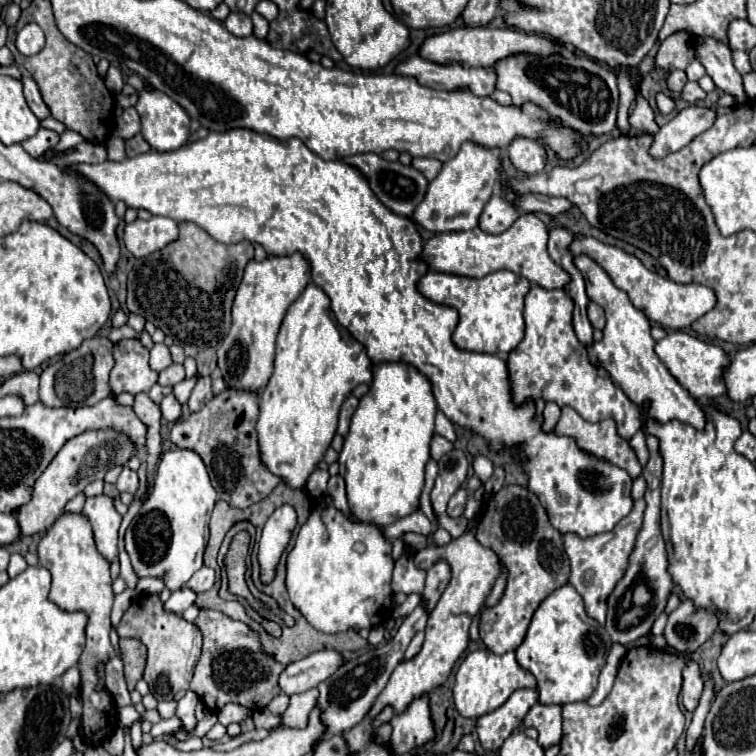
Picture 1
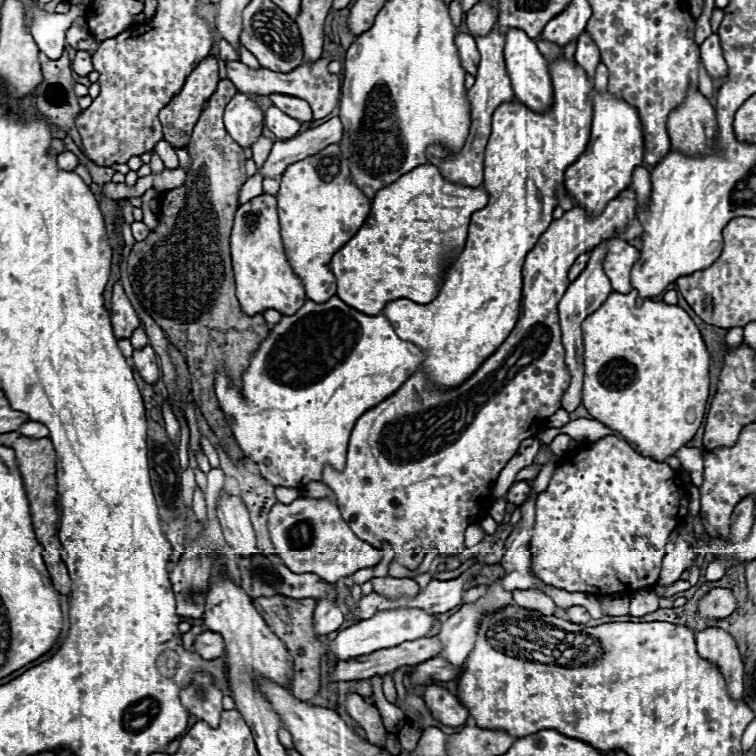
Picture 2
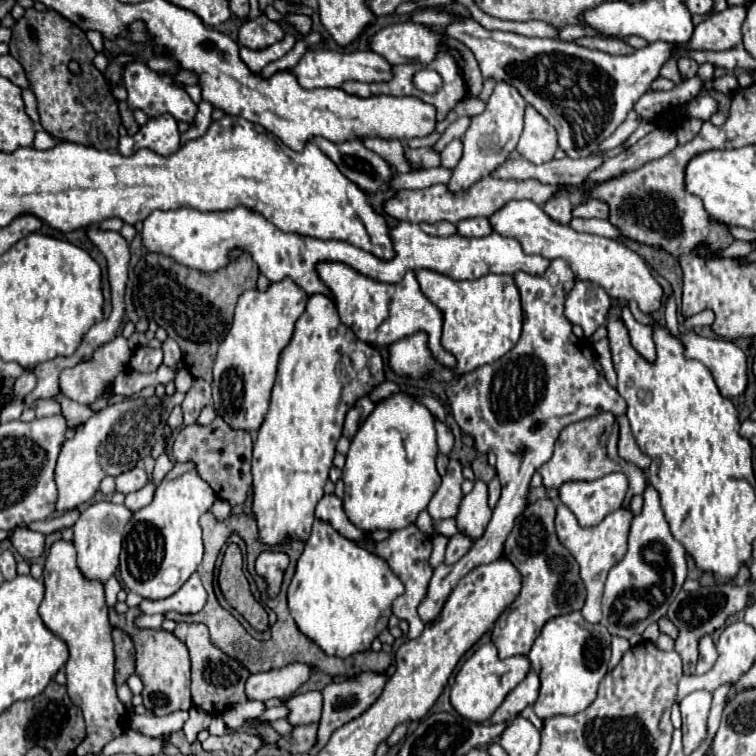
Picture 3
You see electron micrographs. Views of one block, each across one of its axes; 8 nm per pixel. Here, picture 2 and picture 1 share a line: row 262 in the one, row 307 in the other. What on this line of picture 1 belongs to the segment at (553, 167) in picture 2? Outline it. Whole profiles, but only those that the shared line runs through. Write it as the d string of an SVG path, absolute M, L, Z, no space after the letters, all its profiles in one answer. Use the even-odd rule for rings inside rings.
M500 270L480 280L474 280L466 276L426 272L418 282L418 290L428 300L458 310L460 320L452 334L452 342L460 350L500 356L510 354L510 350L514 350L524 338L522 310L524 310L524 296L530 290L530 282L524 276L518 276L510 270Z

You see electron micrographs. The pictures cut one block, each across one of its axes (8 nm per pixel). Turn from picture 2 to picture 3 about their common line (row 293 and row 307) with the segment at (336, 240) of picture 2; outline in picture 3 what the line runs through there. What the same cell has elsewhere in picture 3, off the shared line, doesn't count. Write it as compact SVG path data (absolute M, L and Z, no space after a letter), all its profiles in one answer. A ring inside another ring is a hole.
M312 294L312 298L308 298L306 310L304 310L304 314L298 318L298 322L296 322L292 340L288 342L288 346L286 346L286 348L282 350L282 354L280 354L276 384L274 384L272 400L270 400L270 410L268 410L268 414L266 414L266 418L264 418L262 426L258 428L258 432L256 432L256 442L254 442L254 458L252 458L252 476L254 476L254 516L256 516L256 522L258 522L258 530L260 530L260 540L262 540L264 544L270 544L270 546L280 544L282 540L286 540L286 536L290 536L290 538L300 538L300 540L306 540L306 538L310 536L310 528L312 528L312 522L314 522L314 508L316 508L318 500L320 500L322 494L324 494L322 488L324 488L324 484L326 484L326 480L328 480L328 472L330 472L330 468L332 468L332 458L334 458L334 452L336 452L336 442L338 442L338 438L342 436L344 416L346 416L348 408L350 408L360 396L368 394L368 390L372 390L374 386L378 386L378 384L384 382L384 358L382 358L382 354L380 354L378 348L374 348L374 346L372 346L372 350L370 350L370 348L366 350L366 348L368 348L368 346L364 346L364 344L354 336L354 332L352 332L348 326L344 326L344 324L340 322L338 312L336 312L336 304L332 302L332 298L328 298L326 294ZM342 350L362 350L362 352L366 352L366 358L368 358L366 368L360 370L360 372L354 372L352 360L350 360L352 354L344 356Z

